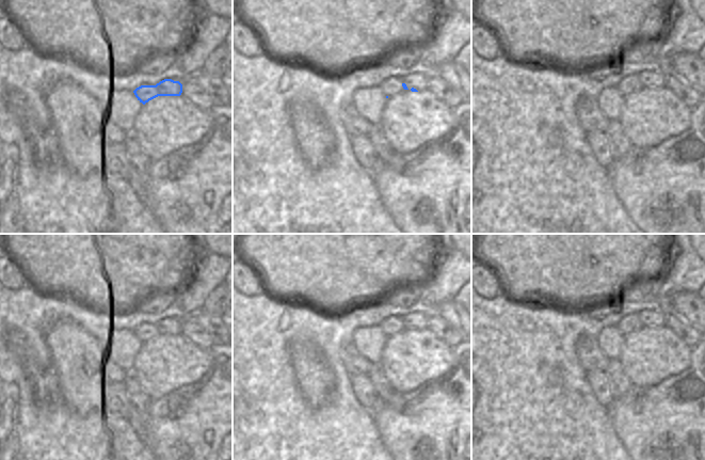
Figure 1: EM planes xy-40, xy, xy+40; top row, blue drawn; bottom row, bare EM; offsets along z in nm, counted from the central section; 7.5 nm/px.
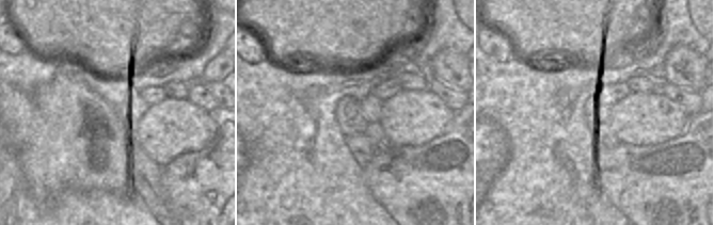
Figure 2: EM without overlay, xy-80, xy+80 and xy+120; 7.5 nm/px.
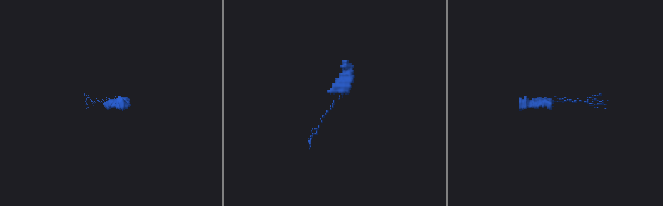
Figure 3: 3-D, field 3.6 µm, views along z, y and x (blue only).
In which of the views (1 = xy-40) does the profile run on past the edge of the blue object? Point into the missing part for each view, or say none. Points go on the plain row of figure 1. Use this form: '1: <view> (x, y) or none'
1: none

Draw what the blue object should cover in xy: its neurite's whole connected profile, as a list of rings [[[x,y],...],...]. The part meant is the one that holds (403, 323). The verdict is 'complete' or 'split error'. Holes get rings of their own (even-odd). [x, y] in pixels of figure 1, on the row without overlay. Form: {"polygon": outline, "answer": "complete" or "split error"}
{"polygon": [[[390,316],[383,320],[379,326],[385,335],[395,335],[403,329],[408,329],[406,323],[402,321],[402,318],[397,316]]], "answer": "split error"}

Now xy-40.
{"polygon": [[[164,318],[156,324],[141,324],[133,332],[138,339],[145,344],[158,335],[180,335],[182,323],[179,320]]], "answer": "complete"}

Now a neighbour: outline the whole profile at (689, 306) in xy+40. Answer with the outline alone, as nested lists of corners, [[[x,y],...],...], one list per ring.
[[[678,292],[671,298],[673,312],[705,336],[705,301],[696,292]]]

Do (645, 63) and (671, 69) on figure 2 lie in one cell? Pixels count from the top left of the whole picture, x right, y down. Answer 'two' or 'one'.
two

